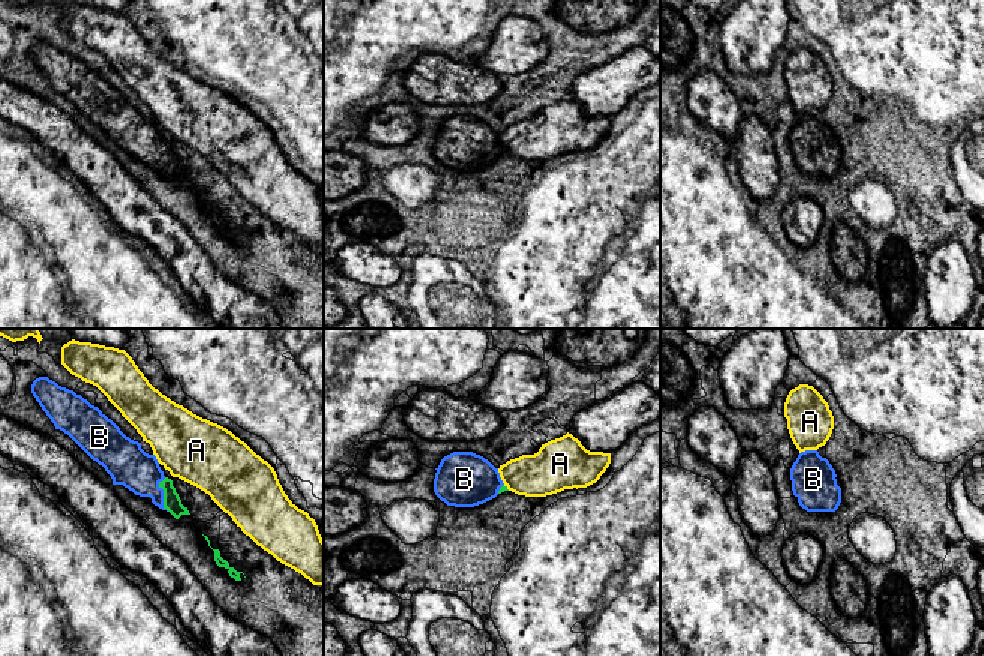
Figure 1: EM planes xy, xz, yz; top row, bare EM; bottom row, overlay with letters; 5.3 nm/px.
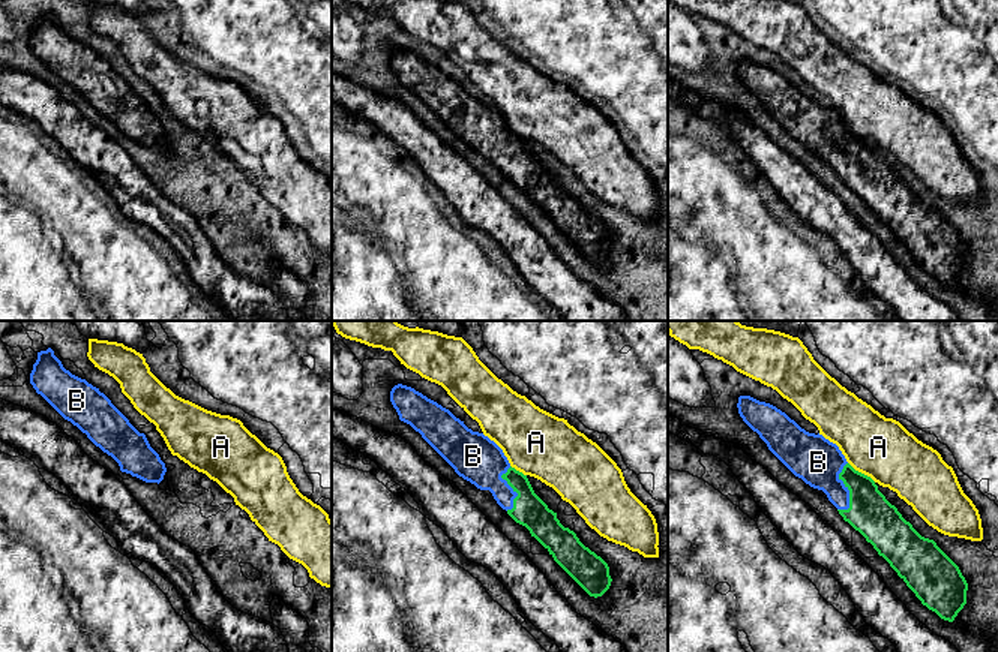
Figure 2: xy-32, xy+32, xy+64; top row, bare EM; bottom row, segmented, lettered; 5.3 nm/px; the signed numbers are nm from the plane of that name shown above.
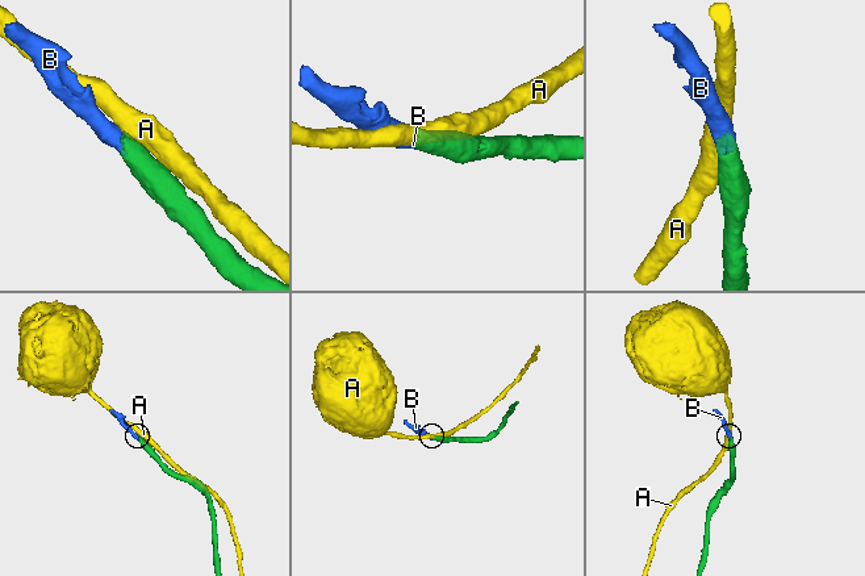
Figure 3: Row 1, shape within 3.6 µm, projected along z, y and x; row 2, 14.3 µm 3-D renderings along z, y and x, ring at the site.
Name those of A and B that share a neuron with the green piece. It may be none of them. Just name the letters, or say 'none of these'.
B

